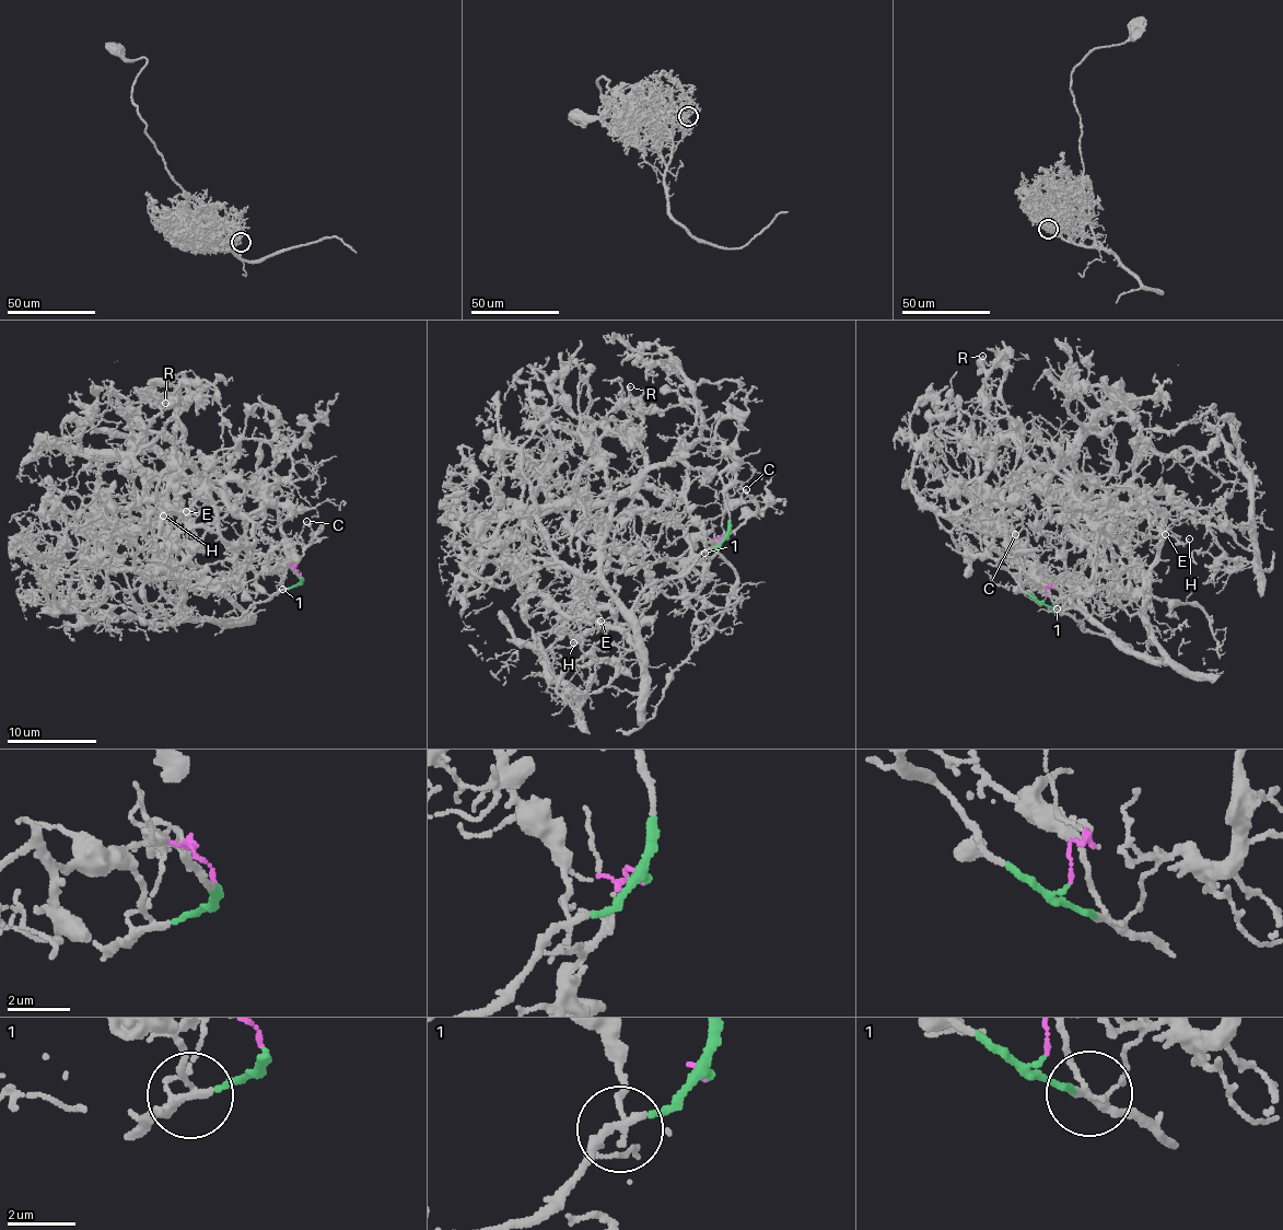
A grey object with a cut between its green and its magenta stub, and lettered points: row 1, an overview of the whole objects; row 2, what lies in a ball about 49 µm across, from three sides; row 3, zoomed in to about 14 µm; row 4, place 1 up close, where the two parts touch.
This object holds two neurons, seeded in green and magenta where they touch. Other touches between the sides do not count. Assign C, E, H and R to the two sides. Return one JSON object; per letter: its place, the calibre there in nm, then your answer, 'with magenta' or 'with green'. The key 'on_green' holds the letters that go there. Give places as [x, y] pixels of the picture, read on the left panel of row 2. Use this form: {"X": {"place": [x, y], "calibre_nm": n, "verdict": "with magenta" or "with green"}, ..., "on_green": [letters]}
{"C": {"place": [306, 521], "calibre_nm": 100, "verdict": "with green"}, "E": {"place": [186, 511], "calibre_nm": 100, "verdict": "with green"}, "H": {"place": [163, 515], "calibre_nm": 150, "verdict": "with green"}, "R": {"place": [165, 403], "calibre_nm": 150, "verdict": "with magenta"}, "on_green": ["C", "E", "H"]}

